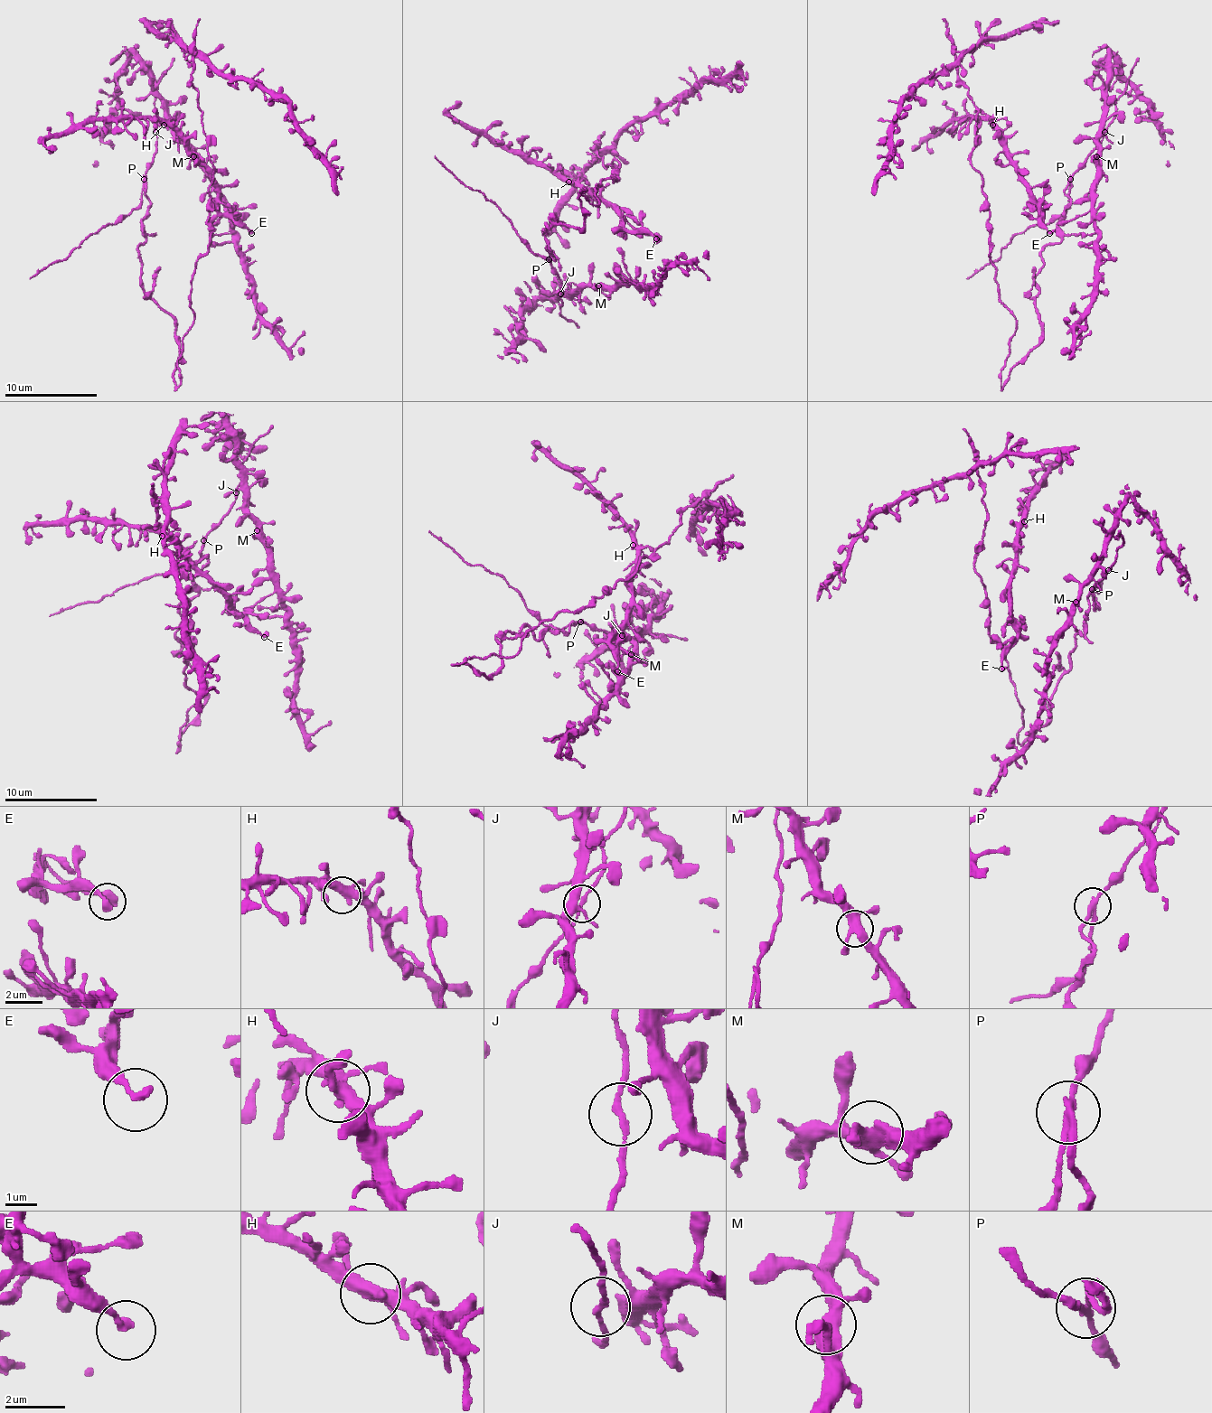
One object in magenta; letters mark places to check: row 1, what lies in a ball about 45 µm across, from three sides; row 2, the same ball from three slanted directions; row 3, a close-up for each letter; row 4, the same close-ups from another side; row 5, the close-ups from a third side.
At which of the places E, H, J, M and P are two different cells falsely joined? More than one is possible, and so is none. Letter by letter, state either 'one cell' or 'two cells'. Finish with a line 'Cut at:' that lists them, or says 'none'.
E: one cell
H: one cell
J: one cell
M: one cell
P: two cells
Cut at: P

